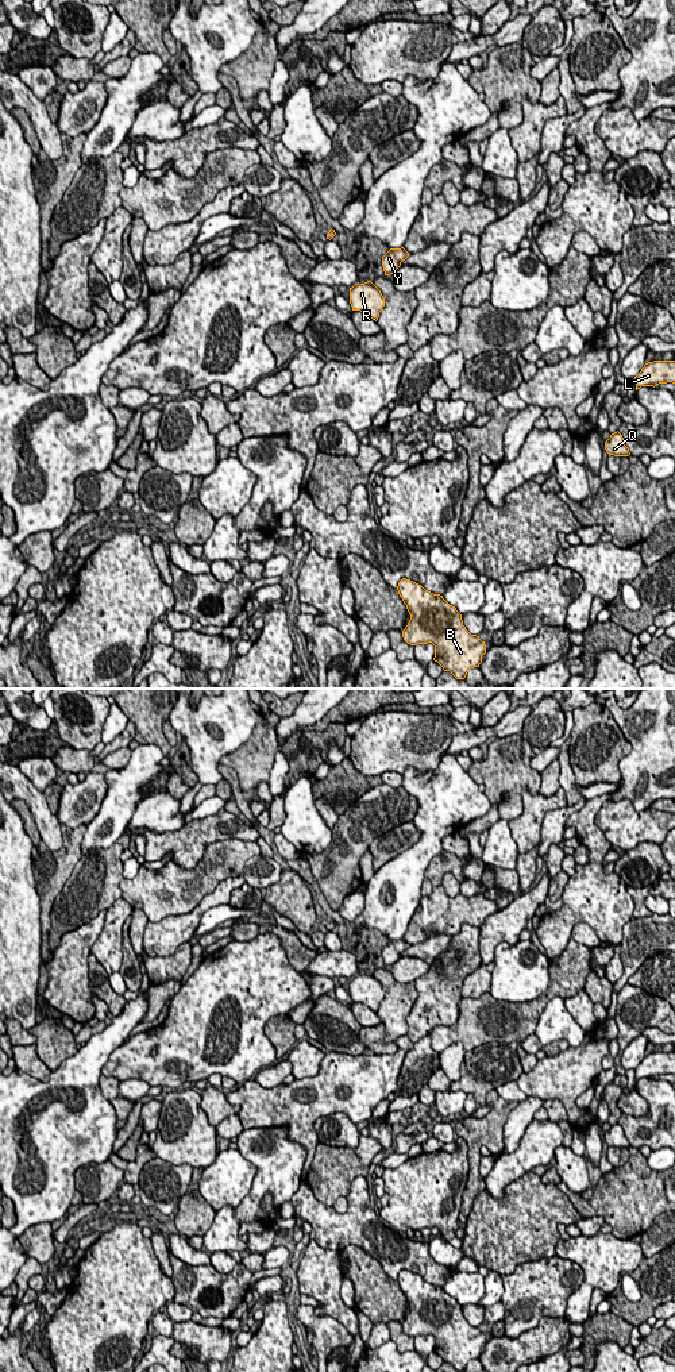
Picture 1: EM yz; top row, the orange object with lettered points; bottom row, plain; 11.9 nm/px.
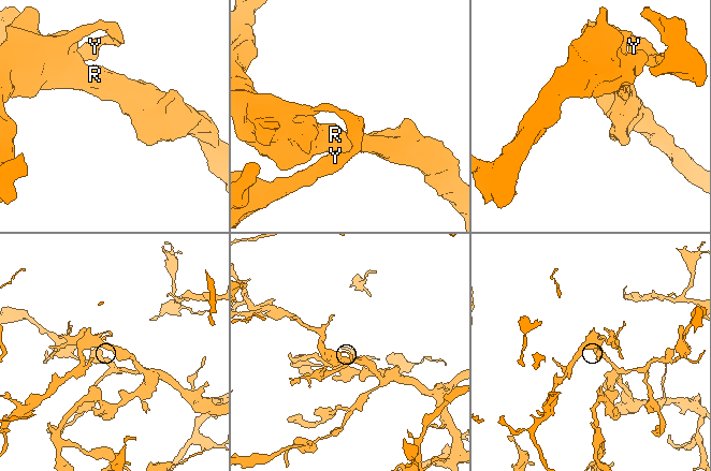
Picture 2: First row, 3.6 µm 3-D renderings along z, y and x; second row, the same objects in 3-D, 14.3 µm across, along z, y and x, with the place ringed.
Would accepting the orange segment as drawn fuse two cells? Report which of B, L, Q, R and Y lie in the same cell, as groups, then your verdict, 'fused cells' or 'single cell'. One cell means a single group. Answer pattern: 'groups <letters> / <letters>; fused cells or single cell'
groups B L Q R Y; single cell

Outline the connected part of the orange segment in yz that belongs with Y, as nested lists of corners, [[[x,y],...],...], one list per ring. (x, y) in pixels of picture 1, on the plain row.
[[[390,940],[383,948],[382,948],[382,957],[385,967],[393,966],[400,957],[401,953],[405,952],[410,945],[404,940]]]

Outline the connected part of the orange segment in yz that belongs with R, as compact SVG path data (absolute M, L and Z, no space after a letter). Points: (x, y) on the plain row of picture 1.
M371 972L358 974L350 979L350 995L352 1002L360 1002L377 1013L379 1003L385 998L385 990Z

